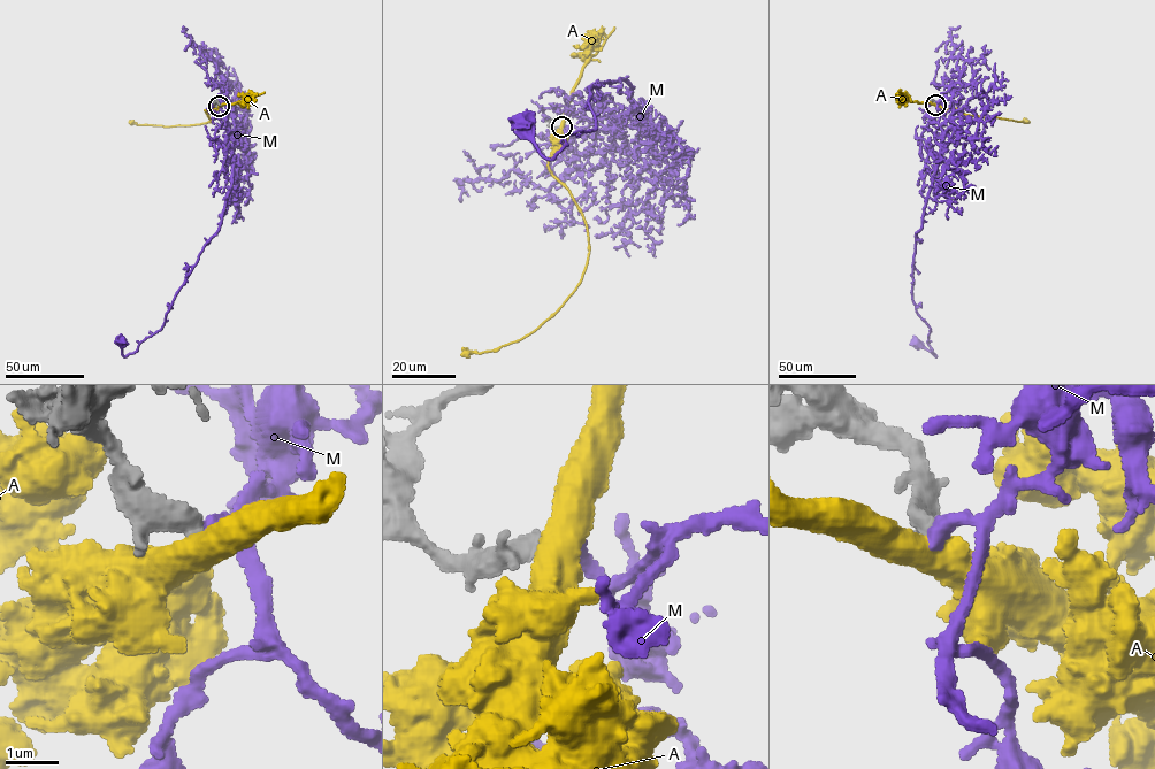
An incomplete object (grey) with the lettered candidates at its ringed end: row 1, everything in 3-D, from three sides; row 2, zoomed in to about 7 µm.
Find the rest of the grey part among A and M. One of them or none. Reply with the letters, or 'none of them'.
M

